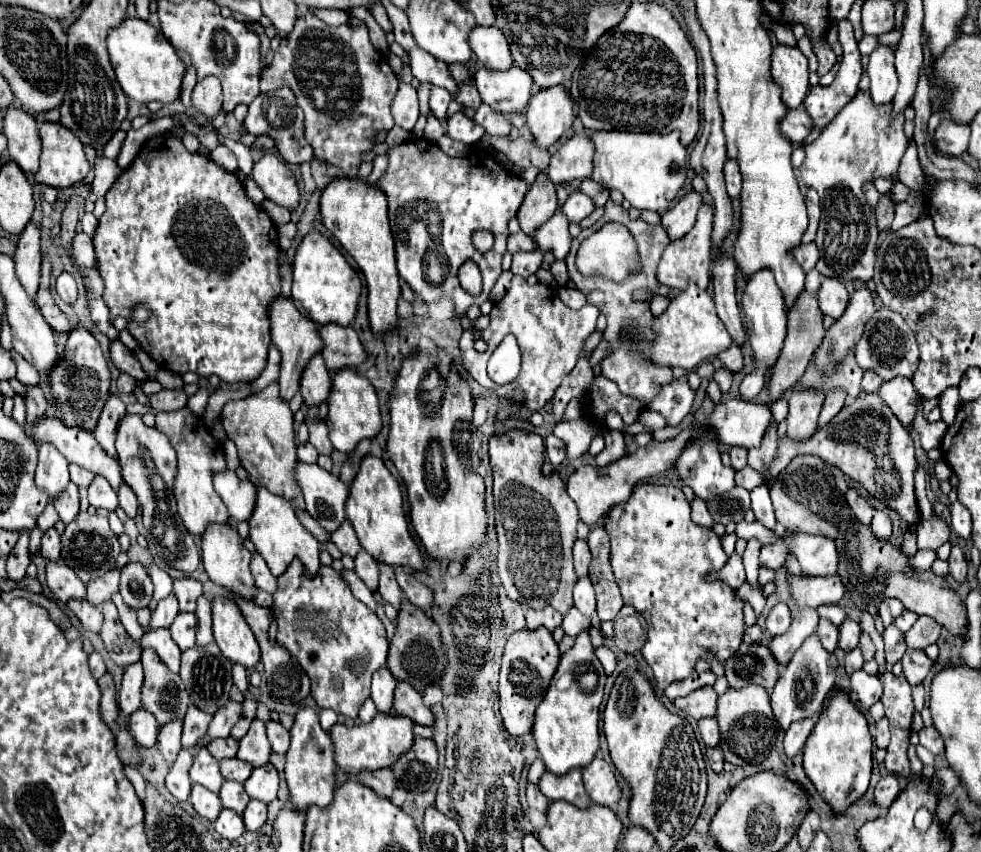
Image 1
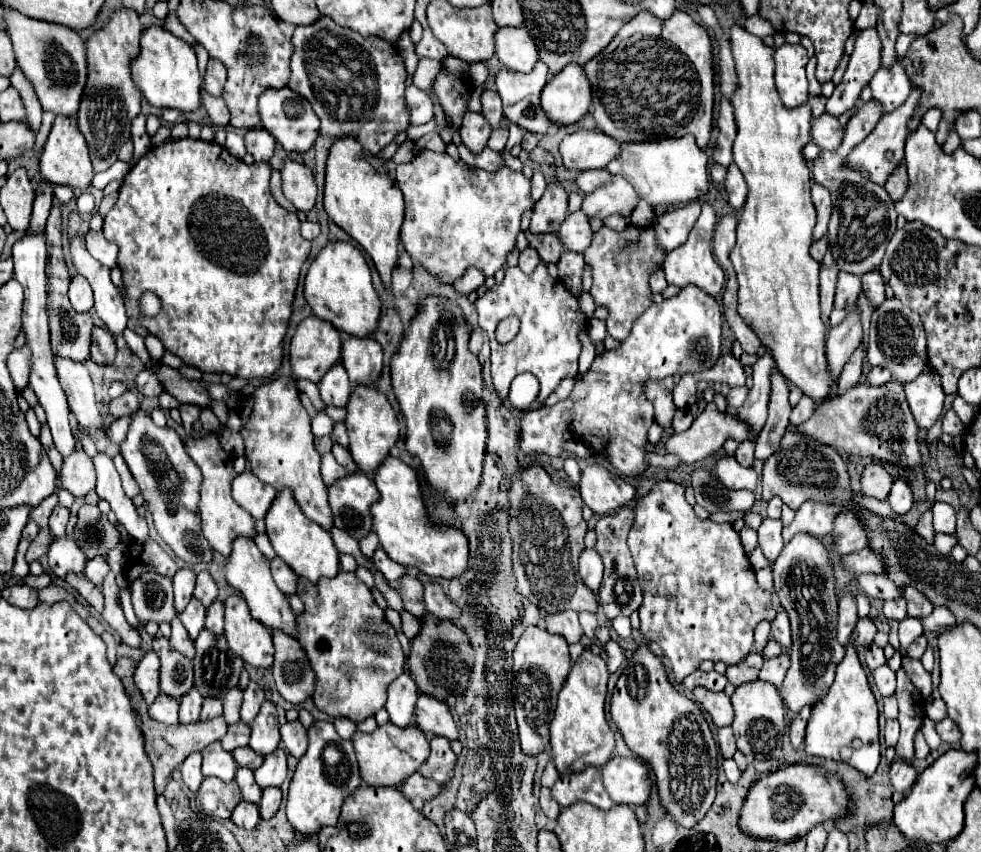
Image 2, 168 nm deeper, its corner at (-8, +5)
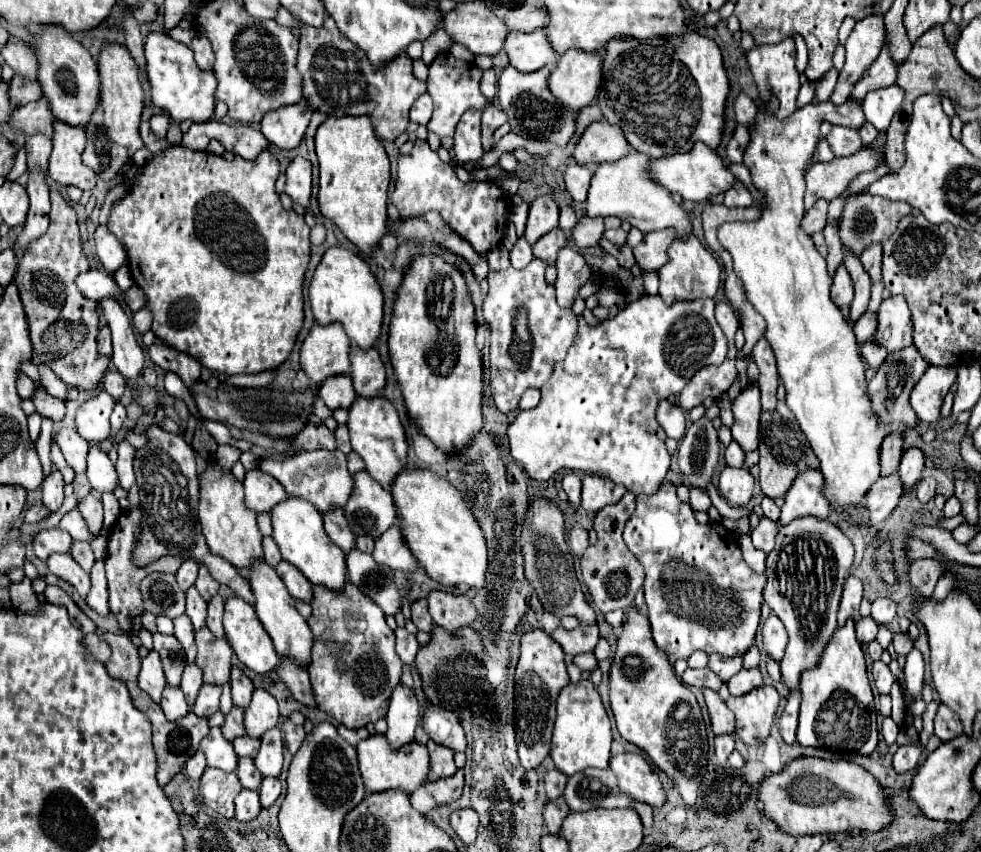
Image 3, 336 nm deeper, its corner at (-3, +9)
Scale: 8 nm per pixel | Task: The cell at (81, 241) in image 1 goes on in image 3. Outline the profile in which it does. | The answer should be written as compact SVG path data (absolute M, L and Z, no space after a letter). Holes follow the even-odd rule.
M98 226L94 232L94 246L96 246L96 256L102 262L102 266L110 272L118 270L122 264L126 264L126 250L120 244L120 240L106 228Z

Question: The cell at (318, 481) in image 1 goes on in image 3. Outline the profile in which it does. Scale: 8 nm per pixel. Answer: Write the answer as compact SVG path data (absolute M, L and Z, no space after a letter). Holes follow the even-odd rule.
M366 470L354 474L354 488L344 506L350 530L360 536L378 538L396 518L396 508L388 490L370 478Z

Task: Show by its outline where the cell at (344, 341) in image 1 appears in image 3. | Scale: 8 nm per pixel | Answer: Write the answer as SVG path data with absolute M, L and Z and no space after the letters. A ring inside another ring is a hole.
M356 344L350 346L350 378L358 396L372 398L386 384L384 364L374 348L360 348Z

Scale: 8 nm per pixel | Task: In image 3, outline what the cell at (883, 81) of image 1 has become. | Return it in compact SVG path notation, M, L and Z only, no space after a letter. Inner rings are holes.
M898 84L872 90L872 94L866 94L862 102L864 116L870 124L874 124L876 130L884 132L890 126L892 116L898 112L902 100L904 100L904 90L900 90Z

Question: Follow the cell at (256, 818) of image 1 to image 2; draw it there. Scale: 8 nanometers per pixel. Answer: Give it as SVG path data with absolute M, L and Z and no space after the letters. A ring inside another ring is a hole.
M269 786L263 790L263 798L261 798L261 804L259 804L259 812L261 812L261 818L263 820L269 820L273 818L273 814L279 810L279 804L281 804L281 788L275 788L275 786Z

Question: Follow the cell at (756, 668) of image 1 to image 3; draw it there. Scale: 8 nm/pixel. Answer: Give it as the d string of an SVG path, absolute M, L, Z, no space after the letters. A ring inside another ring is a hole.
M710 654L708 660L708 668L718 674L718 678L722 682L728 682L728 678L732 678L734 674L738 674L742 670L742 656L734 656L734 658L724 658L720 654Z

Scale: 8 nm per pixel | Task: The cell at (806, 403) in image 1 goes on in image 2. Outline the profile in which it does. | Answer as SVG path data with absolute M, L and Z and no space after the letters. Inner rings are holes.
M853 308L839 326L831 328L827 338L827 360L833 376L841 374L845 362L849 360L849 354L853 354L853 350L861 344L861 336L863 328L857 308Z

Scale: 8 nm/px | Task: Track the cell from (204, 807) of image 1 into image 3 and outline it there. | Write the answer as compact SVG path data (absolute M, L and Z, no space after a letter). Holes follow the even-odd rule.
M206 768L200 778L202 804L224 818L234 818L234 798L242 790L236 774L228 774L218 768Z

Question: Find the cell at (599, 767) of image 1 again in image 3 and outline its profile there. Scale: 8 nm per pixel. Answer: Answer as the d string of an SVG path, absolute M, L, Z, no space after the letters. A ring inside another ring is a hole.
M624 752L624 754L612 756L608 768L616 774L622 794L630 794L632 800L638 800L650 806L664 804L666 794L662 790L658 774L640 754Z

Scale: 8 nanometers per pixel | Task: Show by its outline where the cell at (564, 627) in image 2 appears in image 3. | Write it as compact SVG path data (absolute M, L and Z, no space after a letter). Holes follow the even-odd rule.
M590 624L590 626L578 626L574 630L566 630L562 626L558 626L552 632L552 638L564 648L566 654L582 654L588 650L594 650L596 642L598 642L598 626Z

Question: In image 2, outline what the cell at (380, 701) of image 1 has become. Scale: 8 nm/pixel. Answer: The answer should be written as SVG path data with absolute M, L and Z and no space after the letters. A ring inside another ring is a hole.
M401 674L399 678L393 680L393 684L387 688L387 706L385 708L395 726L407 728L413 724L417 698L419 698L419 690L409 674Z

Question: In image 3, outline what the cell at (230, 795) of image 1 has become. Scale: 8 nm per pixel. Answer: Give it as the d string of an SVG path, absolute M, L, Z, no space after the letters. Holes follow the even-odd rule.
M240 758L240 760L238 760L236 776L238 776L238 780L242 782L242 786L248 788L248 790L258 790L260 782L262 782L260 772L256 770L252 758Z

